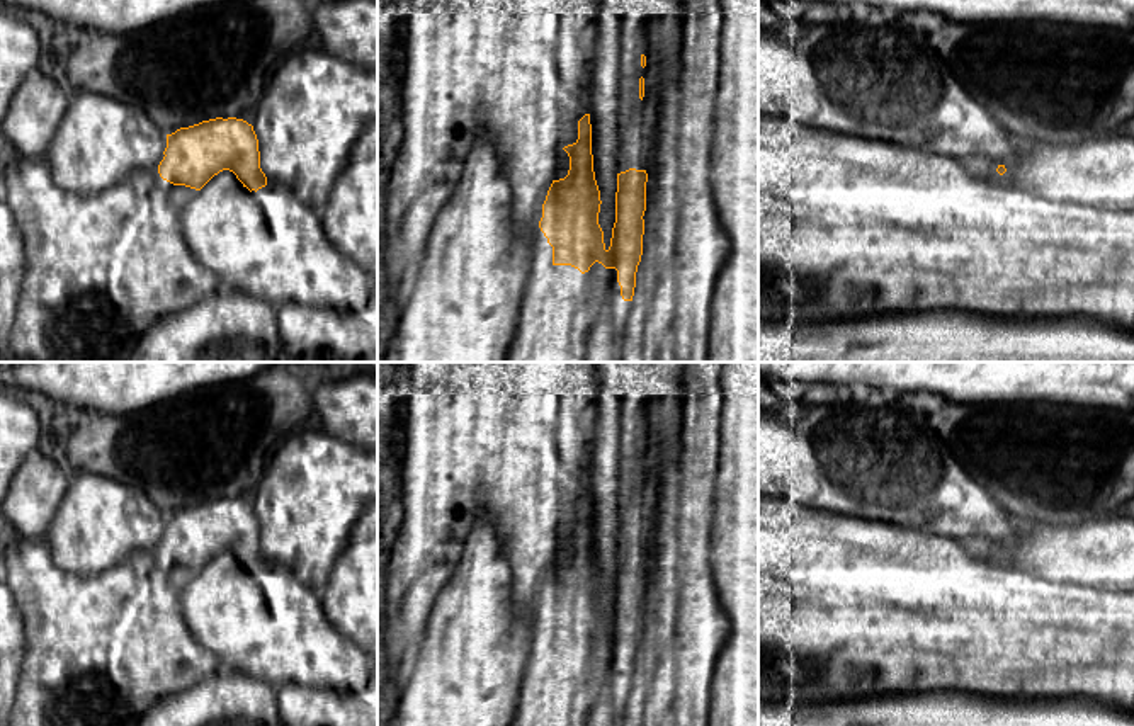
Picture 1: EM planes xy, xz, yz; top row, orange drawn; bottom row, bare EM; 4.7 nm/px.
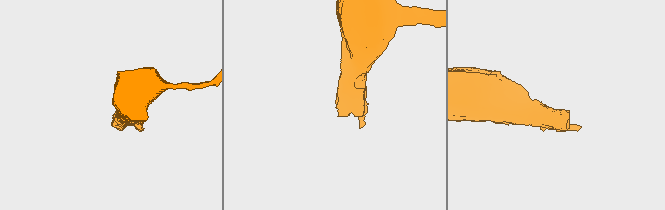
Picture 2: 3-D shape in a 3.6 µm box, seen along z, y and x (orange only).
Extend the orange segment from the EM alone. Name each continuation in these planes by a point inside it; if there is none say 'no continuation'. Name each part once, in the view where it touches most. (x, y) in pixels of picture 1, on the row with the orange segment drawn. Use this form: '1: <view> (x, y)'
1: xz (585, 323)

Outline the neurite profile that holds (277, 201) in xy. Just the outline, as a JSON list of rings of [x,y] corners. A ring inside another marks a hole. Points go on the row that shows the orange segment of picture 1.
[[[272,182],[252,196],[262,207],[270,230],[284,235],[298,231],[298,211],[294,207],[298,199],[287,185]]]

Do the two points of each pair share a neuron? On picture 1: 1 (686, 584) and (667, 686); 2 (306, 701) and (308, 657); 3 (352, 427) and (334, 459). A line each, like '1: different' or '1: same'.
1: same
2: different
3: different

